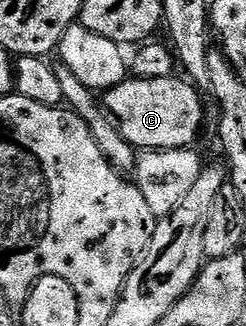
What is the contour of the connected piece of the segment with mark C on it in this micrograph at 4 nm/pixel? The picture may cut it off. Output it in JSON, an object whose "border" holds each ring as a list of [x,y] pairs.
{"border":[[[179,76],[162,79],[142,79],[132,77],[125,79],[121,85],[107,90],[106,104],[116,121],[122,135],[137,151],[150,149],[186,149],[195,146],[196,136],[200,133],[200,124],[204,121],[204,105],[200,102],[201,90],[191,80],[179,81]]]}

